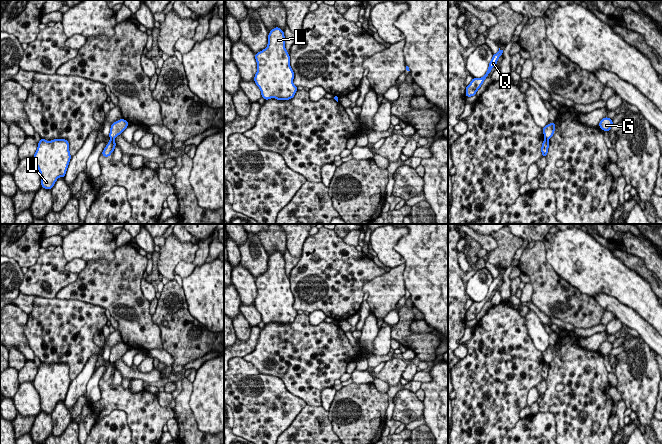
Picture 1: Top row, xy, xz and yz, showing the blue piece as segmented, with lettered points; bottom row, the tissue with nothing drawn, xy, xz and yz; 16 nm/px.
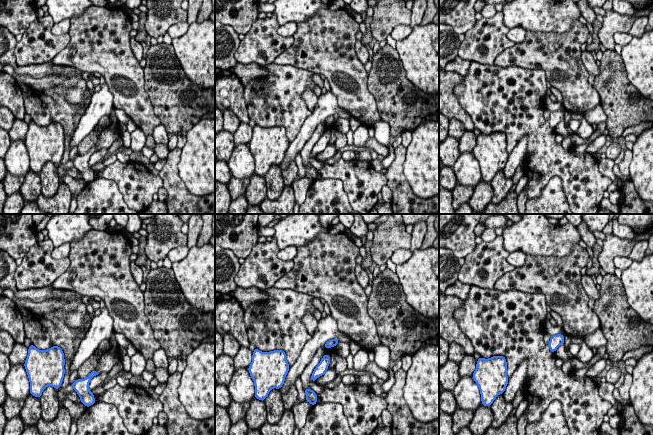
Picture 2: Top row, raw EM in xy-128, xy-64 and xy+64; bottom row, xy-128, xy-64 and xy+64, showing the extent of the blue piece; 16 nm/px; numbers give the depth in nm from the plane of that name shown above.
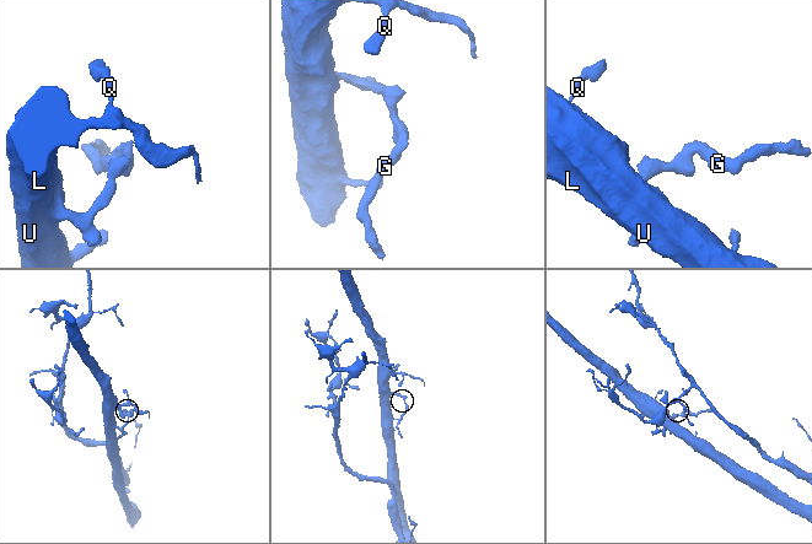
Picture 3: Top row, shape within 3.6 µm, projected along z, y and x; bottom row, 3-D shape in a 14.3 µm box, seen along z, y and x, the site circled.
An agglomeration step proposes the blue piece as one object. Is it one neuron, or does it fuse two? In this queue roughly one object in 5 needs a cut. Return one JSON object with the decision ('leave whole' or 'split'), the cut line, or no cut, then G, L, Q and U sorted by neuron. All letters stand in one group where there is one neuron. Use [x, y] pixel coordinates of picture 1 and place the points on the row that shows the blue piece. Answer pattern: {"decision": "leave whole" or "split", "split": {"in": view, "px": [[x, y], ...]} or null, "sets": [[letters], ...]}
{"decision": "split", "split": {"in": "xy", "px": [[110, 138], [113, 139]]}, "sets": [["G"], ["L", "Q", "U"]]}

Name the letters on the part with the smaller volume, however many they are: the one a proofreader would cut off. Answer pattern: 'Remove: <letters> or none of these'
Remove: G

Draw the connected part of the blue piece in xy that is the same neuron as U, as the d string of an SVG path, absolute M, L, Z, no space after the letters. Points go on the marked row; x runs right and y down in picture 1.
M42 139L38 143L37 150L32 158L37 166L41 186L51 190L58 178L65 176L71 155L69 142L65 139Z

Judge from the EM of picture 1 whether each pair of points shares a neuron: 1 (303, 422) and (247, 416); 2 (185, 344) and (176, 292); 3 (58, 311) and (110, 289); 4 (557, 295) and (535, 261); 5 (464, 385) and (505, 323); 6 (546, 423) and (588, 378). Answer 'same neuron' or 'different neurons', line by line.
1: different neurons
2: same neuron
3: different neurons
4: same neuron
5: same neuron
6: different neurons

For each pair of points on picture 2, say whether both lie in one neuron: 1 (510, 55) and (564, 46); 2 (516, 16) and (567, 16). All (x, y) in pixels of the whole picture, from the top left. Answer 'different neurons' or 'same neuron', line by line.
1: same neuron
2: same neuron

